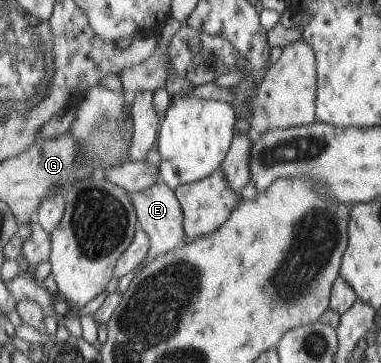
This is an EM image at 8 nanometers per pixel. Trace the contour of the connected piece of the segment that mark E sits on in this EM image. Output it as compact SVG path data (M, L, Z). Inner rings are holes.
M155 183L152 187L142 191L129 193L132 203L134 203L137 226L147 233L150 238L149 248L142 261L141 269L153 261L156 257L172 251L175 247L183 244L183 214L179 200L175 197L174 191L164 183Z

